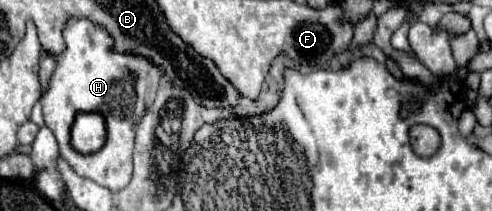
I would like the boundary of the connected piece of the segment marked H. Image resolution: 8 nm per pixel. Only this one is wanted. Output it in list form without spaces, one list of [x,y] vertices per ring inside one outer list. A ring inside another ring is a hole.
[[[69,18],[63,28],[65,50],[55,58],[55,70],[47,90],[41,94],[41,106],[45,124],[57,138],[59,154],[71,164],[71,168],[85,178],[117,192],[125,188],[133,174],[133,138],[135,126],[153,104],[157,88],[165,72],[153,60],[141,54],[121,54],[113,46],[113,36],[89,18]],[[79,112],[99,112],[107,124],[107,144],[93,154],[73,152],[69,132]]]

